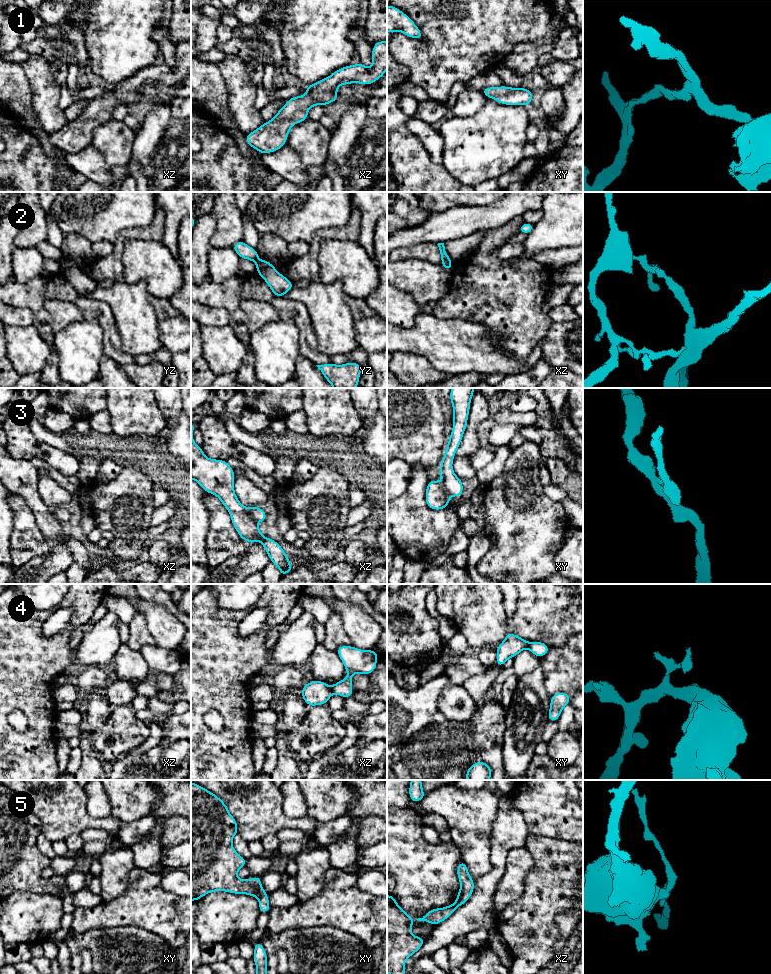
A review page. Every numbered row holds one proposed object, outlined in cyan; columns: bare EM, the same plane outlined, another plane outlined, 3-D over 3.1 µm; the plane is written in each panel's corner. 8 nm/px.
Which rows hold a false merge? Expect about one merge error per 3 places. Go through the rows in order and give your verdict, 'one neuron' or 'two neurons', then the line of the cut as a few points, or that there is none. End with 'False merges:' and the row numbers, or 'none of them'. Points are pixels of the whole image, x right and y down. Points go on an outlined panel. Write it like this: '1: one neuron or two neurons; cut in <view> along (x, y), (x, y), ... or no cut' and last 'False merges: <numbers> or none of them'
1: one neuron; no cut
2: two neurons; cut in xz along (448, 257), (442, 261)
3: two neurons; cut in xz along (247, 508), (255, 522)
4: two neurons; cut in xz along (330, 687), (333, 692)
5: two neurons; cut in xy along (265, 892), (258, 898)
False merges: 2, 3, 4, 5

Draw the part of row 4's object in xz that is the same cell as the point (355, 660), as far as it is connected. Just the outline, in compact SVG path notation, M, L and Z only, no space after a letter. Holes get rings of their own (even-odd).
M341 645L337 654L345 666L348 676L331 686L332 692L344 698L353 696L352 675L355 673L370 675L377 665L376 650L361 650L353 646Z

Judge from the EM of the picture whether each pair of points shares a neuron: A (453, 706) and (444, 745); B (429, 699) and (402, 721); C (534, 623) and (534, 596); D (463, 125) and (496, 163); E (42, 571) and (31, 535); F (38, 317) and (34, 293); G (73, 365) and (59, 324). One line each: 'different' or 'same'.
A: different
B: same
C: same
D: same
E: different
F: same
G: different

